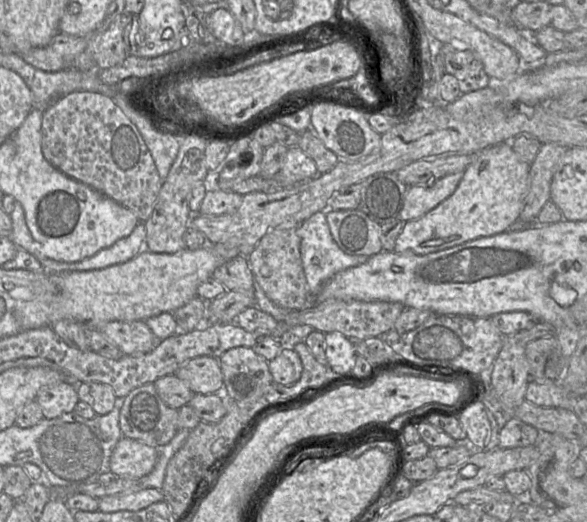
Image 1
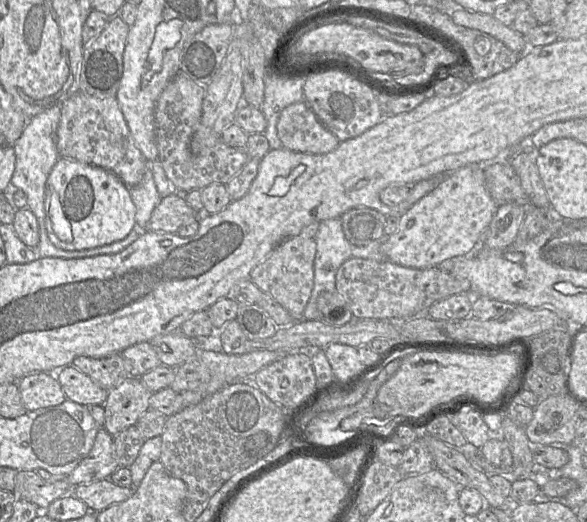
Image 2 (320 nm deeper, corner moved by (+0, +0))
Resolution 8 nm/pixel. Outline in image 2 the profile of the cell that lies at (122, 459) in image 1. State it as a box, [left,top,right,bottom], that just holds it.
[66,428,119,487]

